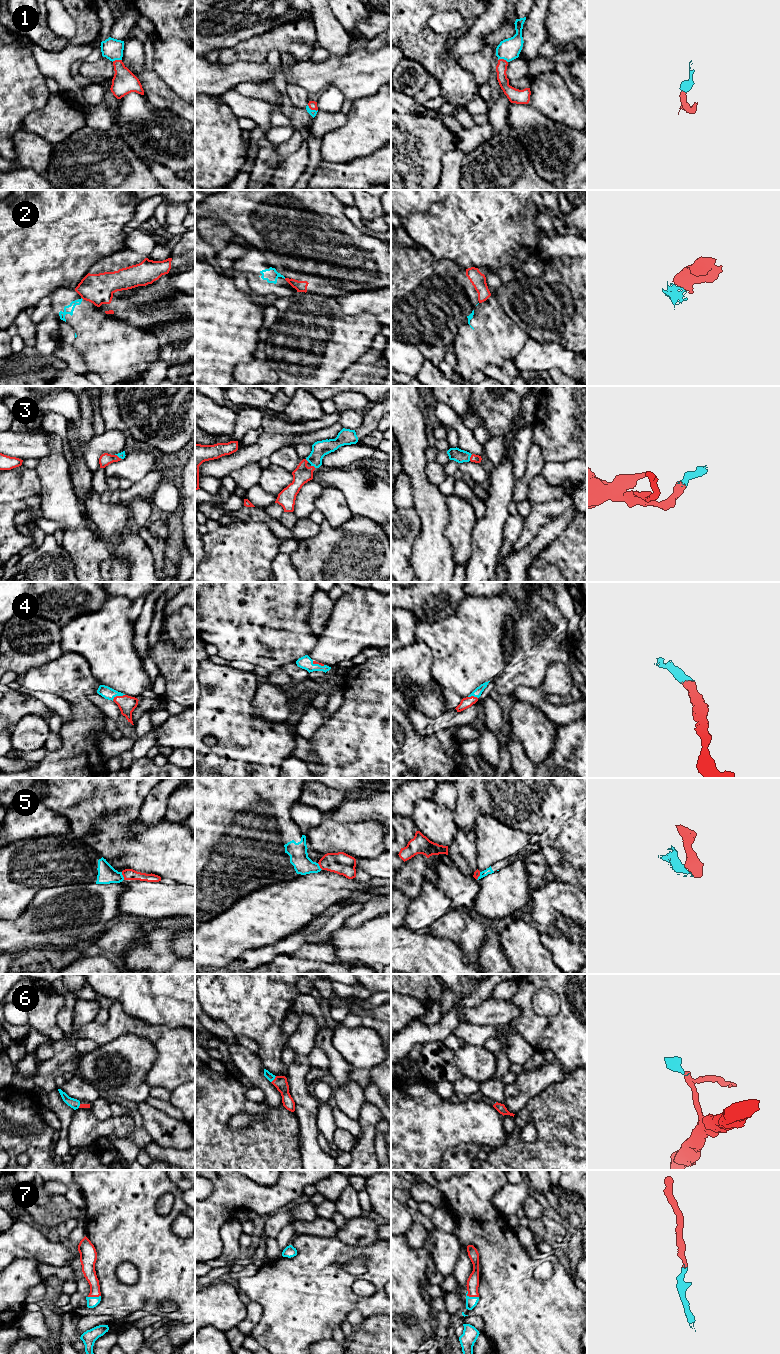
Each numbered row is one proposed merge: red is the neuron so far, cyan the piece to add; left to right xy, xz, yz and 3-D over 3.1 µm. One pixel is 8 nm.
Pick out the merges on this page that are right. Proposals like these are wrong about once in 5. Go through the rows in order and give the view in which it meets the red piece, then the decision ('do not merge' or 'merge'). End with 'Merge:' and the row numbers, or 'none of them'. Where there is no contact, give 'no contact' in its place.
1: xz | merge
2: xy | do not merge
3: yz | merge
4: xy | merge
5: xy | do not merge
6: xz | merge
7: yz | merge
Merge: 1, 3, 4, 6, 7

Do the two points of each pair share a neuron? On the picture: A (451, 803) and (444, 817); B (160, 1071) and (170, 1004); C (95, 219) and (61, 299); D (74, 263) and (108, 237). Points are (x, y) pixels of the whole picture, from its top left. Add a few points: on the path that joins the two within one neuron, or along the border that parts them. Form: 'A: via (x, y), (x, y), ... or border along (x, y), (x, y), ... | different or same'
A: border along (432, 797), (437, 803), (446, 806), (454, 812) | different
B: border along (144, 1020), (152, 1024), (181, 1025), (184, 1027) | different
C: border along (74, 288), (58, 287), (47, 296) | different
D: via (82, 255), (100, 237) | same

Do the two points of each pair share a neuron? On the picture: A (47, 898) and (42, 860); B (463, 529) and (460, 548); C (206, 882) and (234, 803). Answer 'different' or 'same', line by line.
A: different
B: same
C: same

